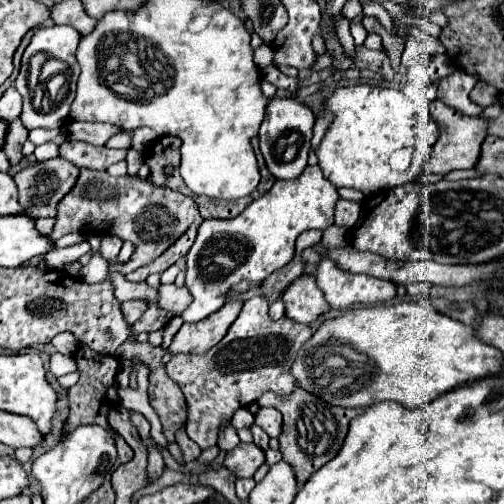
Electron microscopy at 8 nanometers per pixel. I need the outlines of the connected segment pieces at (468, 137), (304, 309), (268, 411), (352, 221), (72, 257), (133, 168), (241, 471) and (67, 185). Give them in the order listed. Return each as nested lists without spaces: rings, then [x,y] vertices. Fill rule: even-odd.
[[[435,100],[431,104],[431,110],[433,110],[433,116],[439,124],[439,130],[441,130],[441,136],[433,148],[433,154],[431,154],[431,160],[427,164],[427,172],[433,172],[433,174],[449,174],[453,170],[471,170],[475,168],[479,156],[481,156],[481,144],[487,136],[487,120],[483,120],[481,116],[473,118],[473,116],[465,116],[463,112],[443,104],[441,100]]]
[[[301,276],[291,282],[281,298],[285,302],[285,316],[299,324],[311,324],[321,314],[331,310],[315,278],[311,276]]]
[[[259,408],[255,414],[255,424],[263,428],[269,438],[277,438],[281,434],[281,412],[275,408]]]
[[[339,200],[337,202],[337,208],[335,208],[335,224],[351,230],[357,224],[359,214],[361,214],[361,206],[357,202]]]
[[[82,241],[73,246],[57,248],[45,254],[45,262],[52,270],[61,270],[62,266],[68,262],[76,261],[86,253],[90,252],[90,244]]]
[[[130,148],[128,150],[126,157],[127,173],[132,176],[136,175],[144,159],[145,159],[145,155],[143,153],[136,151],[133,148]]]
[[[241,442],[237,448],[227,452],[223,464],[231,468],[231,472],[235,472],[237,478],[253,478],[257,468],[265,464],[265,452],[255,444]]]
[[[53,158],[43,164],[37,162],[33,166],[27,166],[25,170],[21,170],[13,176],[13,180],[19,188],[19,204],[25,208],[25,212],[31,218],[53,218],[57,212],[59,200],[75,186],[77,176],[79,176],[79,168],[63,158]]]

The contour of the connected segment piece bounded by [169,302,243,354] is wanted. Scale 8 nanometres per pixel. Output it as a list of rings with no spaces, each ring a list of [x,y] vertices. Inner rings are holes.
[[[241,302],[225,304],[215,316],[209,316],[207,320],[195,322],[195,324],[183,324],[181,330],[175,334],[169,352],[171,354],[201,354],[209,348],[213,348],[229,330],[229,326],[235,322],[237,314],[241,312]]]

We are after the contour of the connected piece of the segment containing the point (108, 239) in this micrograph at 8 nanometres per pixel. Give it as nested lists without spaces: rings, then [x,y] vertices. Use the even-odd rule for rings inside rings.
[[[105,236],[101,242],[101,254],[107,260],[113,260],[113,258],[117,258],[121,246],[123,246],[123,240],[119,240],[117,236]]]

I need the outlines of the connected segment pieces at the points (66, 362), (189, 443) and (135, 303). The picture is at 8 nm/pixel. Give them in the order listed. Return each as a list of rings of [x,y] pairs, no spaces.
[[[57,352],[57,354],[51,356],[49,370],[51,370],[53,376],[65,376],[69,372],[75,372],[77,370],[77,364],[75,364],[75,360],[71,356],[63,356],[63,354]]]
[[[179,432],[179,440],[177,440],[177,444],[181,446],[183,456],[185,456],[185,460],[187,460],[187,462],[191,462],[191,460],[197,460],[197,458],[199,458],[201,448],[199,448],[199,446],[189,438],[189,436],[185,436],[185,432]]]
[[[131,300],[131,302],[123,302],[121,304],[121,310],[123,310],[123,318],[125,318],[125,322],[127,324],[135,324],[139,318],[141,318],[141,314],[145,312],[145,304],[143,304],[143,300]]]

